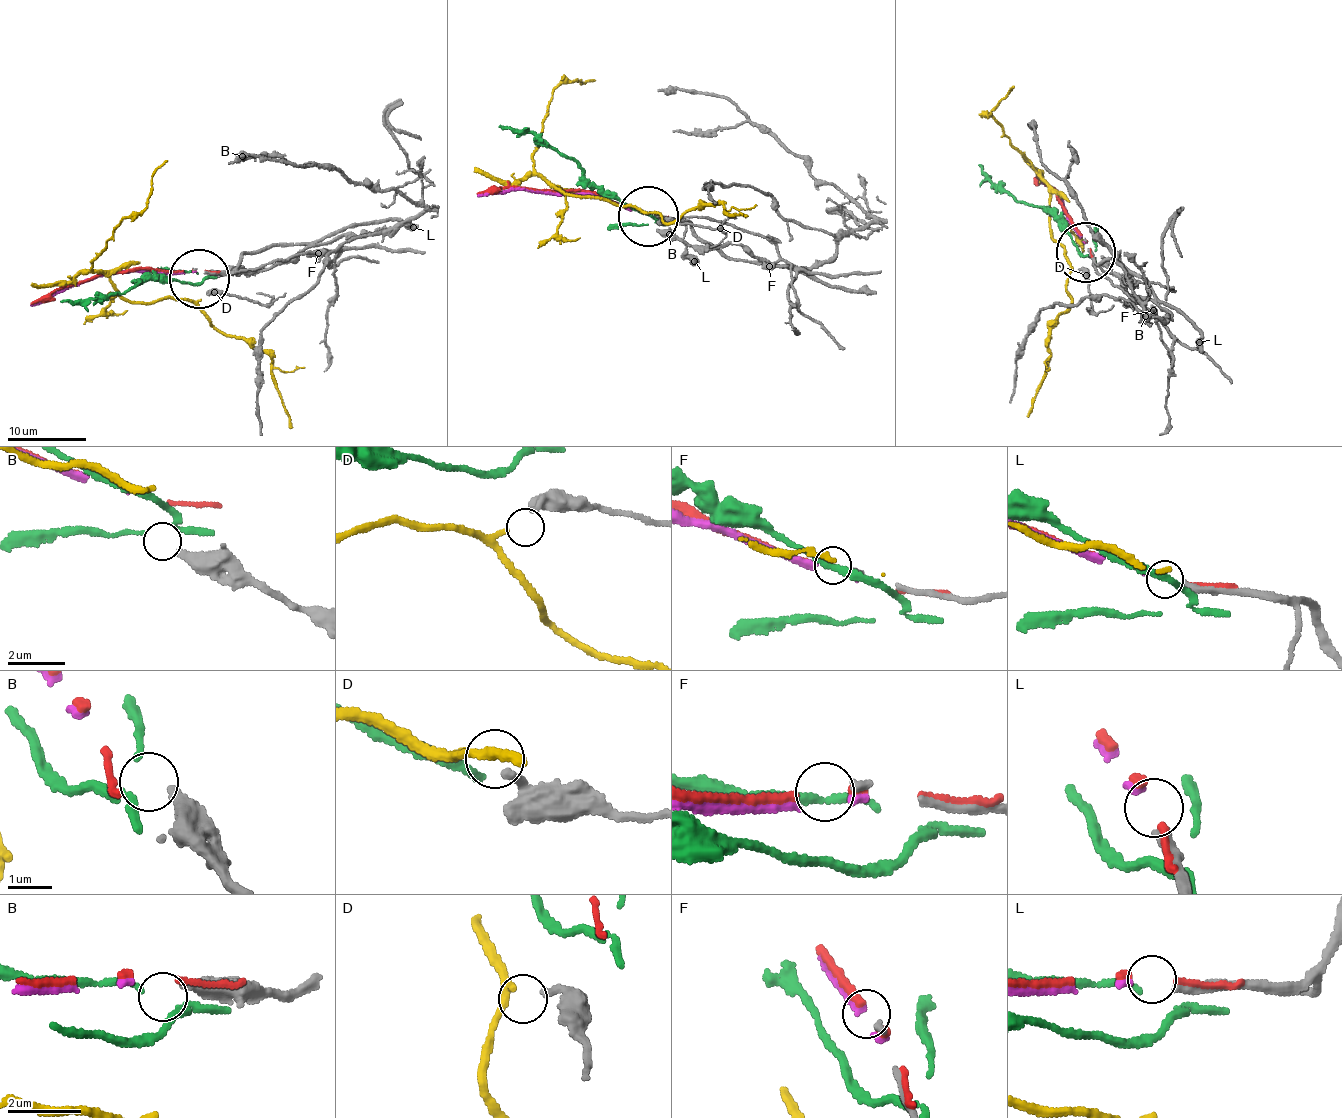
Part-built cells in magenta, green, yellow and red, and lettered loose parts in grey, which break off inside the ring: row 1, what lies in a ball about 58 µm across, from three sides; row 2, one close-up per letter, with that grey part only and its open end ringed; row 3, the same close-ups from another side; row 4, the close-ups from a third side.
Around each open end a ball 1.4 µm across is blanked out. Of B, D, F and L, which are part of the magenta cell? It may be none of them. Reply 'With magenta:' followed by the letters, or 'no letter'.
With magenta: L

